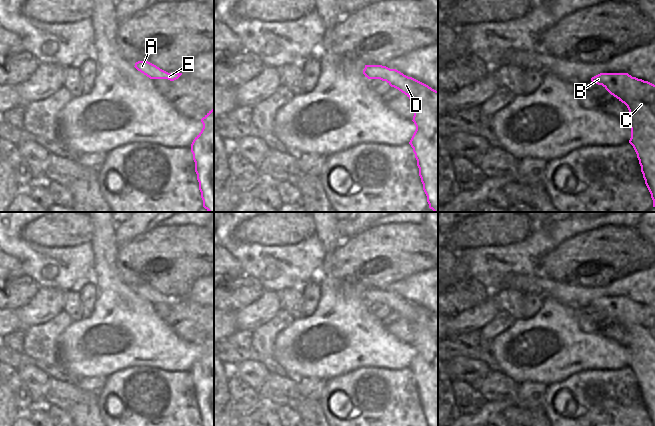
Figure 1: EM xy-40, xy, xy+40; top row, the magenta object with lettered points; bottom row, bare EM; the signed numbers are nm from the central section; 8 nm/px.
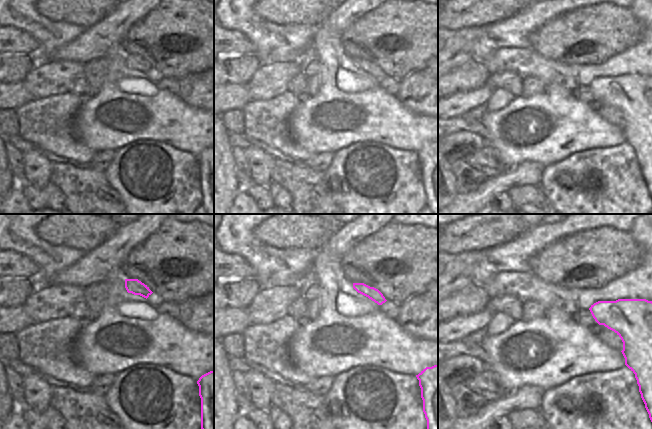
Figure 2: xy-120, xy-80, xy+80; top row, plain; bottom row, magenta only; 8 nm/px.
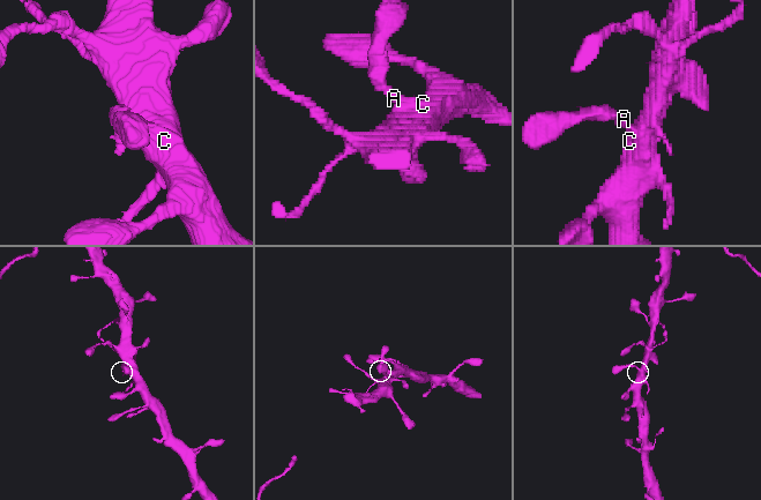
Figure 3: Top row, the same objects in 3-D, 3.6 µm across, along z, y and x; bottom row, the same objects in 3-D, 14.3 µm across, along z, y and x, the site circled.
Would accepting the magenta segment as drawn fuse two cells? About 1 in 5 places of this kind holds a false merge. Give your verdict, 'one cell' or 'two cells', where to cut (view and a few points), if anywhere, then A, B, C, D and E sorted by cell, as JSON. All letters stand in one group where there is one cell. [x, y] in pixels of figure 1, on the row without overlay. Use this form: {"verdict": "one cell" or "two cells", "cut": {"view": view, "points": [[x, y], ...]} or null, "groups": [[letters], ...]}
{"verdict": "one cell", "cut": null, "groups": [["A", "B", "C", "D", "E"]]}

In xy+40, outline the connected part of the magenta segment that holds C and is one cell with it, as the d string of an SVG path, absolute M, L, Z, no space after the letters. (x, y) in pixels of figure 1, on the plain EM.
M600 297L591 305L602 309L629 334L633 370L645 408L655 426L655 309L628 297Z

